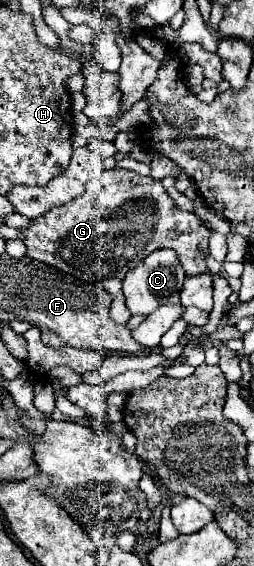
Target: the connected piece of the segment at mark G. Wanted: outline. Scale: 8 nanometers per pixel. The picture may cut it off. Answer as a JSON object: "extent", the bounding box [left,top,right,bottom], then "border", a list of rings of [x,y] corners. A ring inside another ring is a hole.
{"extent":[19,167,209,323],"border":[[[117,167],[105,169],[103,175],[97,175],[87,183],[87,189],[83,195],[79,195],[77,199],[71,199],[65,205],[53,207],[51,211],[47,211],[37,219],[31,219],[29,227],[19,229],[19,233],[23,233],[23,243],[31,259],[57,267],[59,271],[69,273],[81,281],[103,283],[109,295],[113,297],[111,317],[115,323],[125,323],[131,317],[131,313],[125,307],[125,297],[121,291],[123,277],[155,249],[163,249],[163,247],[173,249],[187,277],[201,275],[207,271],[207,257],[199,249],[199,243],[209,237],[209,229],[201,223],[201,219],[195,213],[179,209],[173,203],[173,199],[165,193],[161,181],[153,177],[141,177],[135,171],[127,171],[127,169],[117,169]]]}

